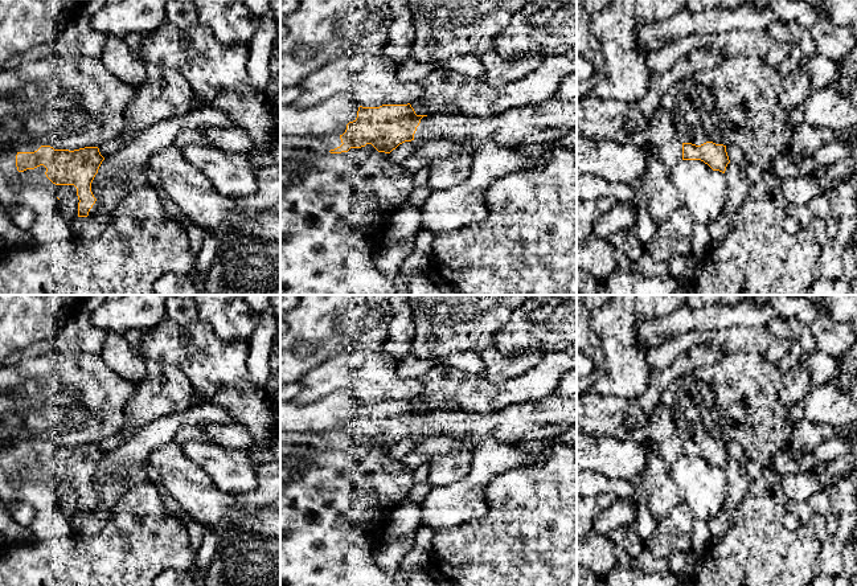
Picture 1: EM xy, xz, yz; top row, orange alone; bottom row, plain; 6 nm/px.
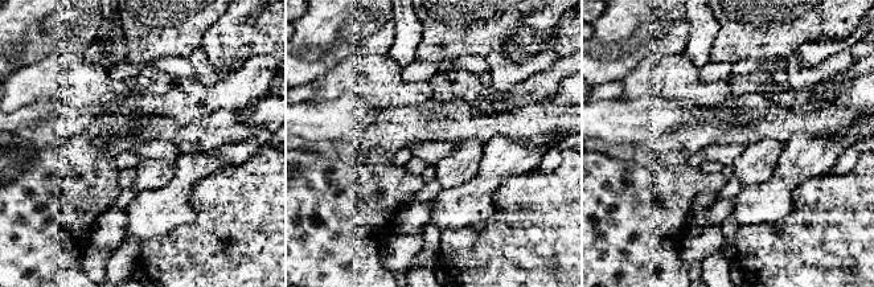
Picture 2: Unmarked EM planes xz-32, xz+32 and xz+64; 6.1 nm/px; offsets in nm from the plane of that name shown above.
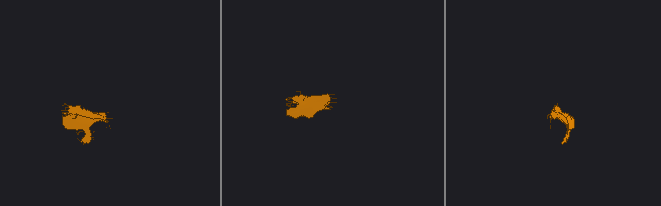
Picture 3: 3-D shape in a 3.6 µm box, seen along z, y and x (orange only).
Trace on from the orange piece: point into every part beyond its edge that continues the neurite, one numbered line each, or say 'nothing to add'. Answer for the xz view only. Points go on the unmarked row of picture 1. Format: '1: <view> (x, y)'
1: xz (529, 421)
2: xz (320, 439)

